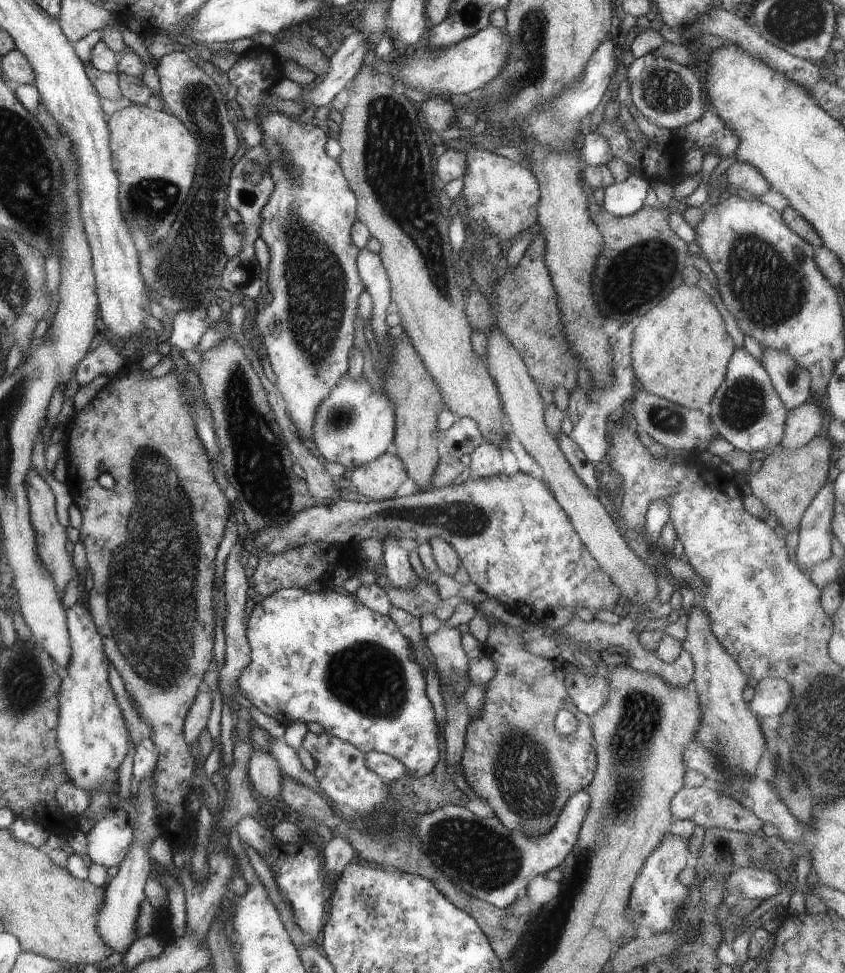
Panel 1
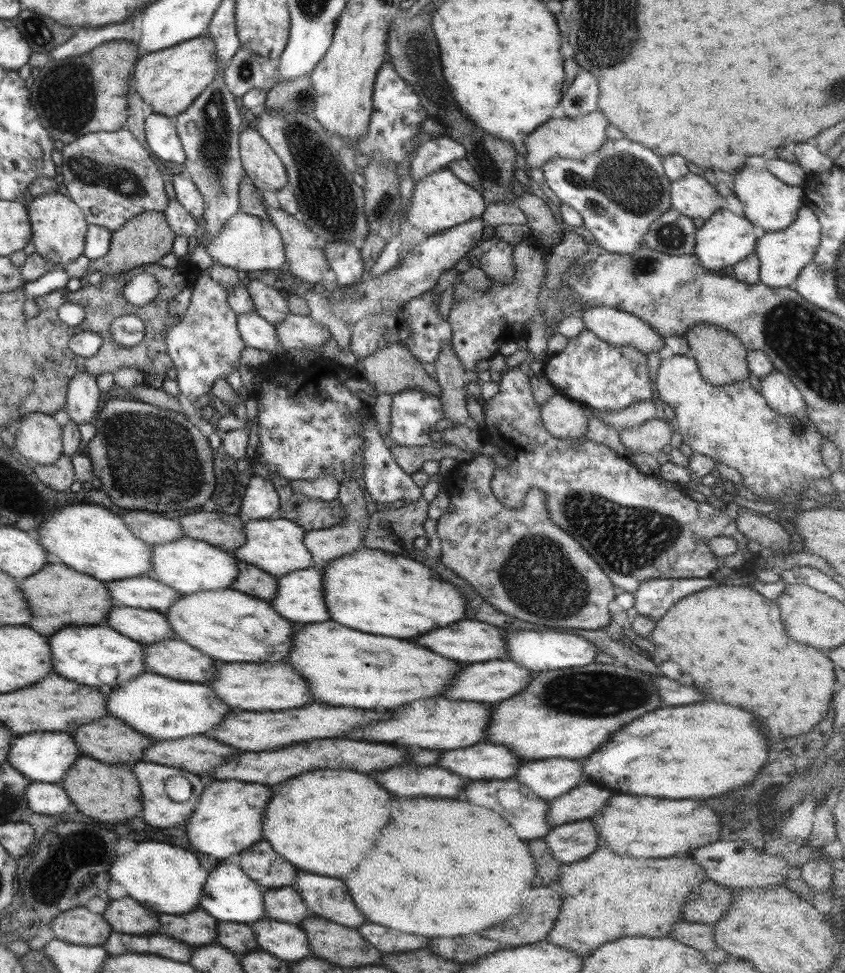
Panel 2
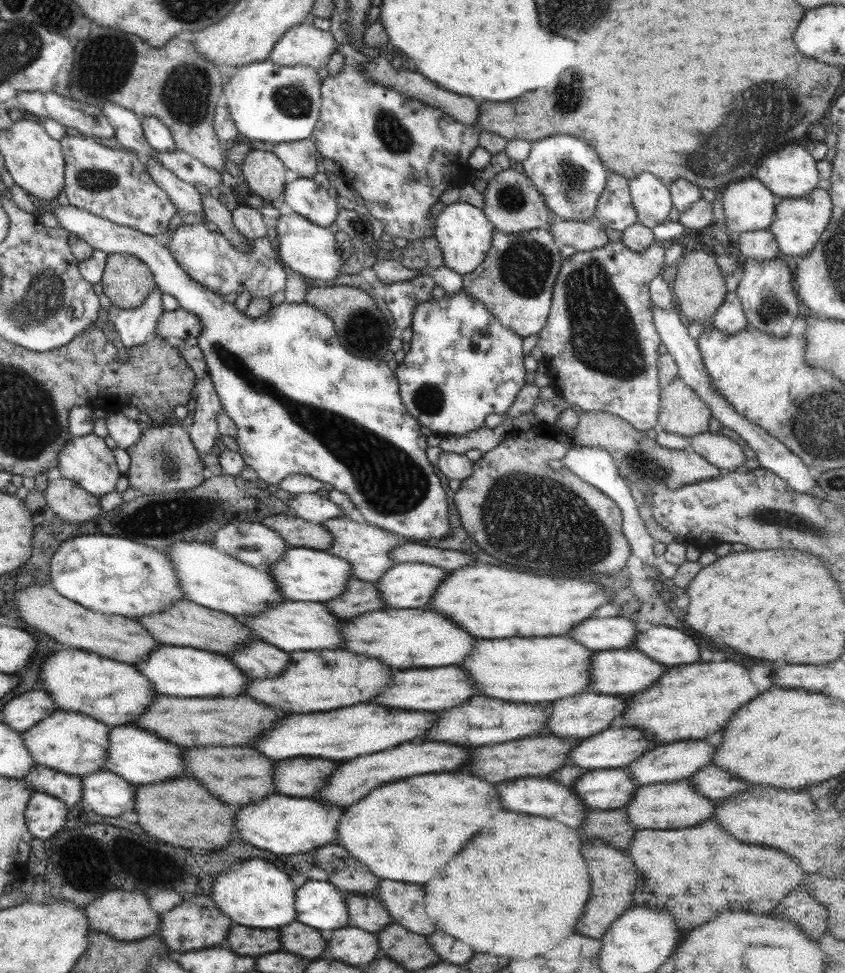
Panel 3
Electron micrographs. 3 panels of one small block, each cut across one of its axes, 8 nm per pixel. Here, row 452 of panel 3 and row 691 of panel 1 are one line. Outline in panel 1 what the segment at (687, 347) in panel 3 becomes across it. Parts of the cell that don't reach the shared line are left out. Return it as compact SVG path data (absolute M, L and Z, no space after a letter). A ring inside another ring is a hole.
M762 679L754 683L755 692L752 692L752 700L749 709L759 718L772 718L782 714L788 708L793 697L791 684L782 680ZM754 696L754 697L753 697Z

